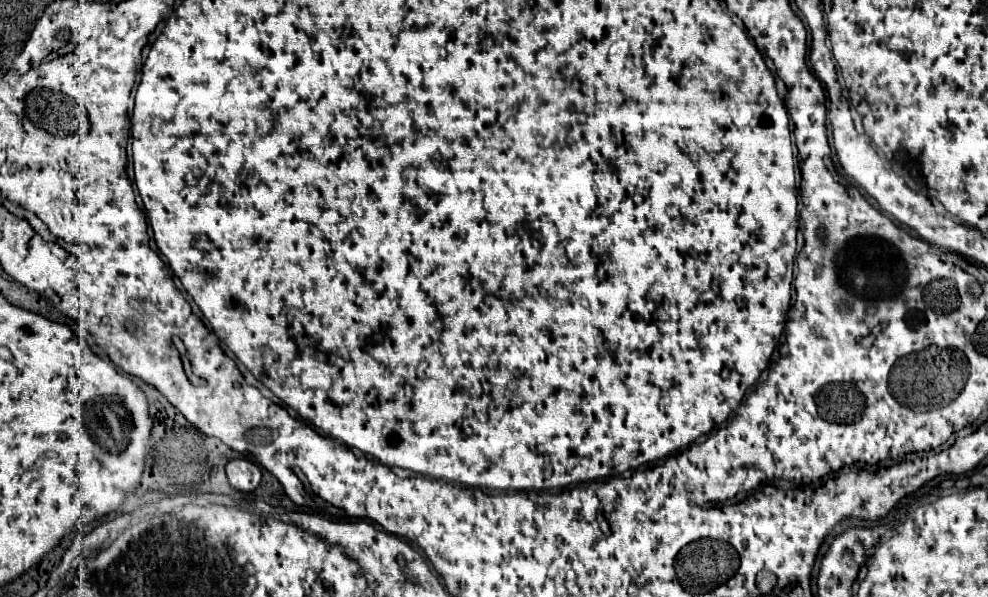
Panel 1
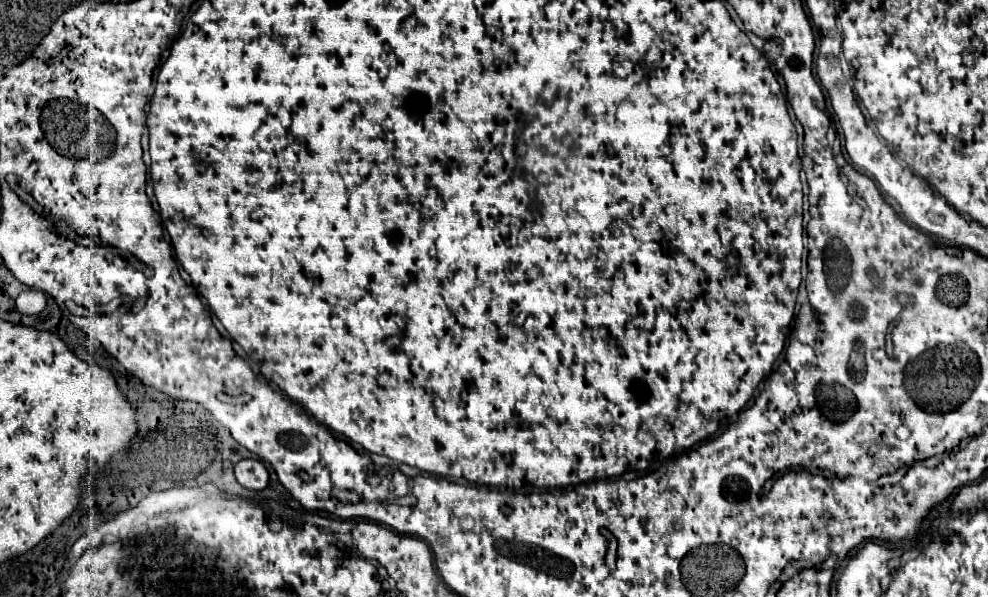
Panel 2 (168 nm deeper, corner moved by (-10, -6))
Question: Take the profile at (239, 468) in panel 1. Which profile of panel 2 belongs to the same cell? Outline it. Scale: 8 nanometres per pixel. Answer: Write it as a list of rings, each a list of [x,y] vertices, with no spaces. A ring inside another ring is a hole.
[[[242,459],[236,463],[236,479],[242,487],[260,491],[268,485],[268,469],[258,459]]]

